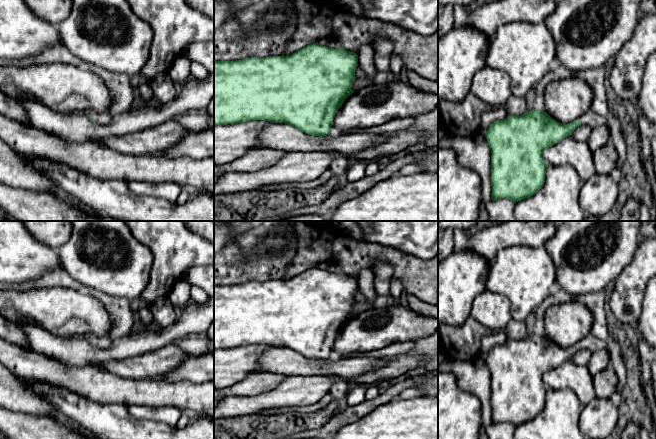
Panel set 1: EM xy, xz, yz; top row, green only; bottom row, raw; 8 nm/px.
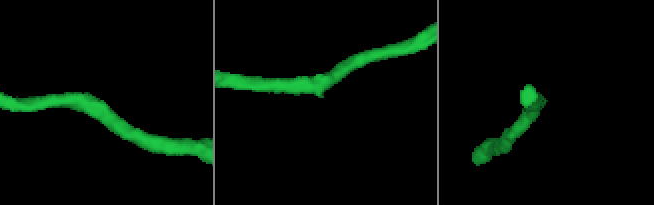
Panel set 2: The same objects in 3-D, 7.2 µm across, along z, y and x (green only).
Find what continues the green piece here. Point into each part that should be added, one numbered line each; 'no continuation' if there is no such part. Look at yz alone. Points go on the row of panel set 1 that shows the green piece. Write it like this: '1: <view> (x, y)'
1: yz (590, 118)

